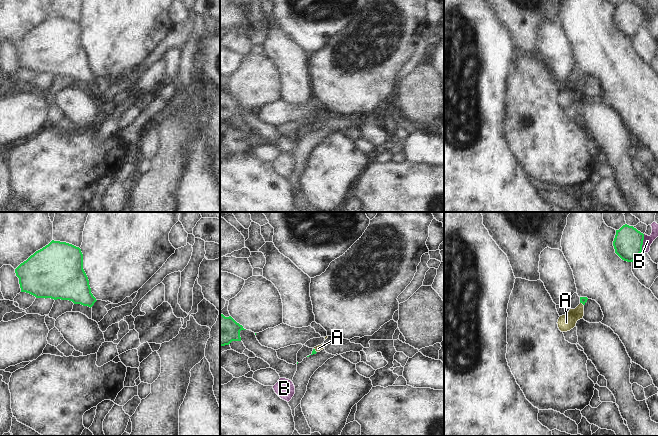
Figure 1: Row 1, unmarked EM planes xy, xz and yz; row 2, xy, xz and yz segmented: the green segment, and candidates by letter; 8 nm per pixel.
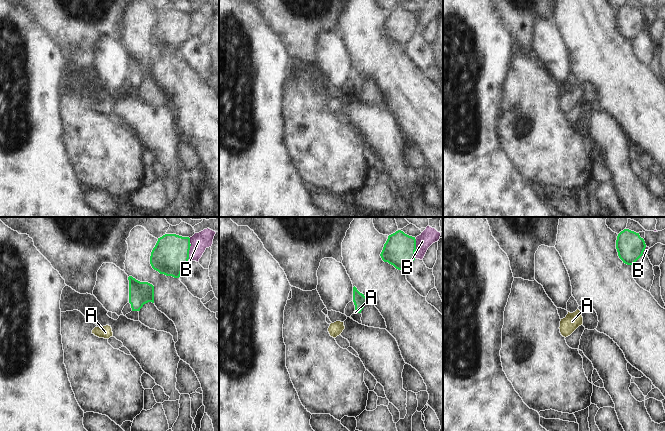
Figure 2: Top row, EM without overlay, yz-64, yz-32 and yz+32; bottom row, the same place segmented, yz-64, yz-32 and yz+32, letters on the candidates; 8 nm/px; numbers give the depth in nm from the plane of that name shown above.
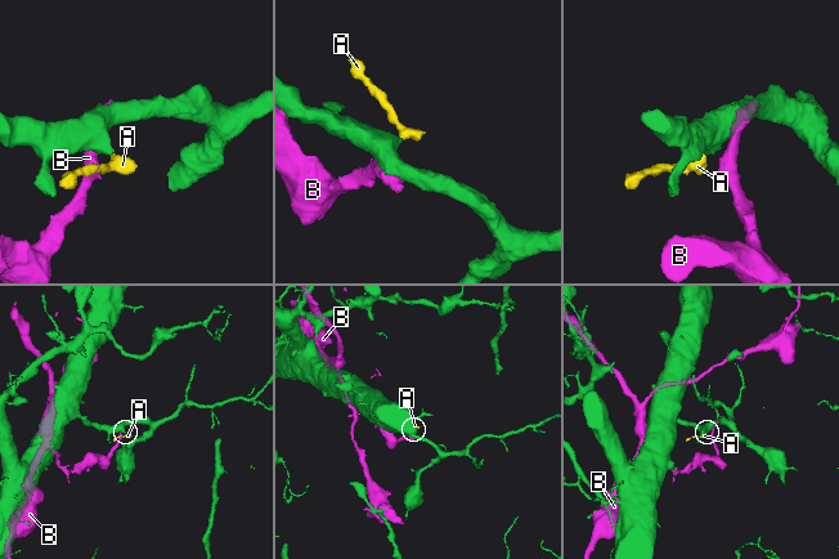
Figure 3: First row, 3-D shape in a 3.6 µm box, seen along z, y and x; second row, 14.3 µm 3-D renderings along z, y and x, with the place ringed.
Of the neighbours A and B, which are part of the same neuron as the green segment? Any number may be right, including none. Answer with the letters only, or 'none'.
A

